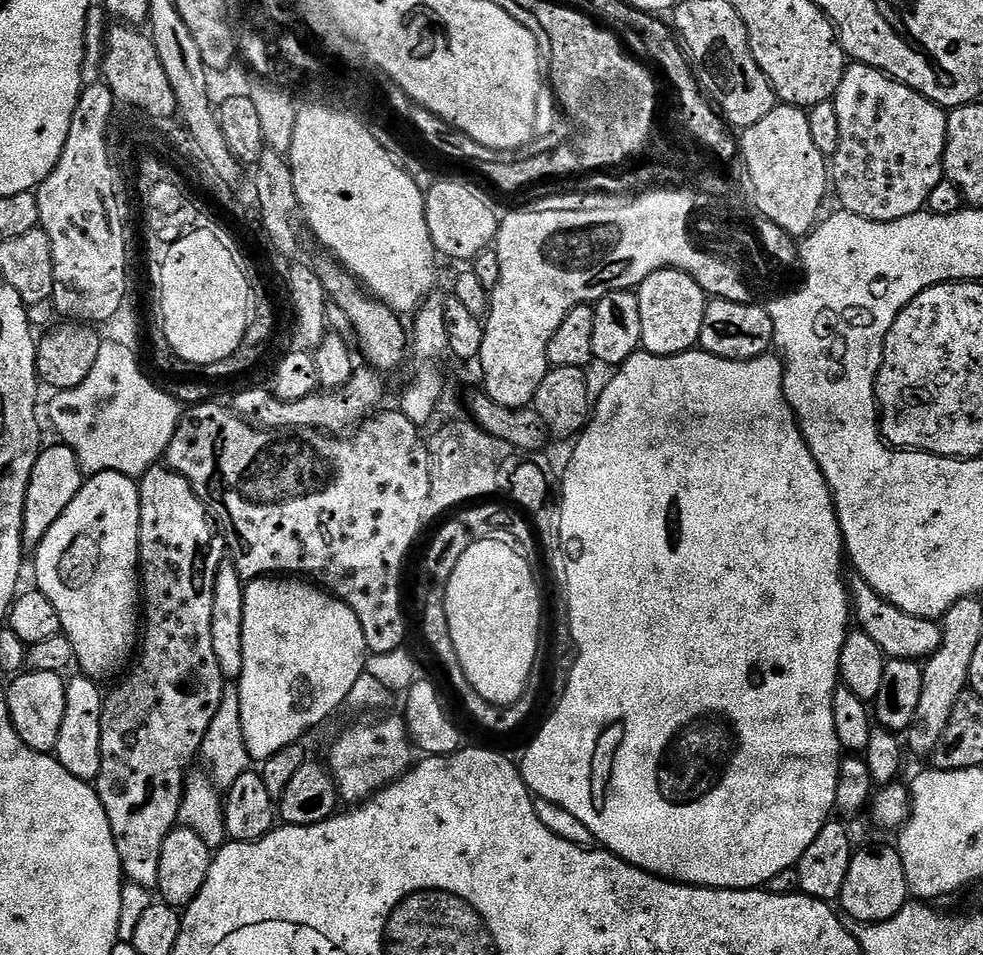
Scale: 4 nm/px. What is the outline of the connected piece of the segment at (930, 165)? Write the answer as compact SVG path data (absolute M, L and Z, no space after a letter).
M849 63L842 74L842 82L838 86L834 103L838 110L838 150L830 157L830 184L834 189L834 196L840 199L839 207L850 214L858 214L858 218L866 218L874 222L894 222L898 218L910 218L910 214L922 212L927 209L930 193L934 186L943 182L944 178L944 147L946 146L946 126L948 125L948 112L939 104L928 100L918 94L910 86L892 79L884 72L878 71L865 64Z

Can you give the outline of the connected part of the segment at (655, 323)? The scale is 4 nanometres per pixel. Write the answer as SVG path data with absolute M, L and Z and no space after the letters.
M663 268L650 274L639 288L635 289L638 298L638 314L642 314L642 334L640 335L640 348L655 356L677 356L683 352L691 352L699 345L702 334L702 318L706 314L709 297L704 295L702 286L677 268Z

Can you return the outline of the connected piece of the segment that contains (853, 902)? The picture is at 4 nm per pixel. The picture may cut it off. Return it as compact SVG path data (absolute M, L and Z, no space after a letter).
M892 845L876 846L864 850L857 849L853 855L850 869L843 882L839 907L855 923L876 924L889 920L898 910L905 907L910 898L906 874L899 851Z

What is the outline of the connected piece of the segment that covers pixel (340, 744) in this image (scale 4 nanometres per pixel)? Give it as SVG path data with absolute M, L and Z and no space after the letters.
M388 714L377 715L377 720L360 718L357 724L338 733L328 748L326 767L334 778L339 799L348 803L345 805L363 804L365 800L400 779L414 763L414 745L412 737L408 735L408 725L405 724L403 715L384 715Z

